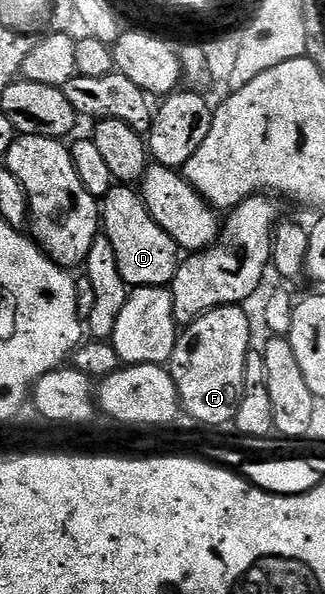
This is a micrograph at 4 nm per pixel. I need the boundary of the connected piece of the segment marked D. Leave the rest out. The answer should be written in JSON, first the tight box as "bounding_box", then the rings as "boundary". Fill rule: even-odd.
{"bounding_box":[101,185,181,288],"boundary":[[[112,185],[109,193],[101,200],[101,231],[113,245],[113,257],[117,257],[117,269],[121,269],[121,277],[127,282],[128,288],[165,287],[170,288],[181,262],[181,248],[153,221],[149,209],[145,205],[142,194],[131,185]]]}

